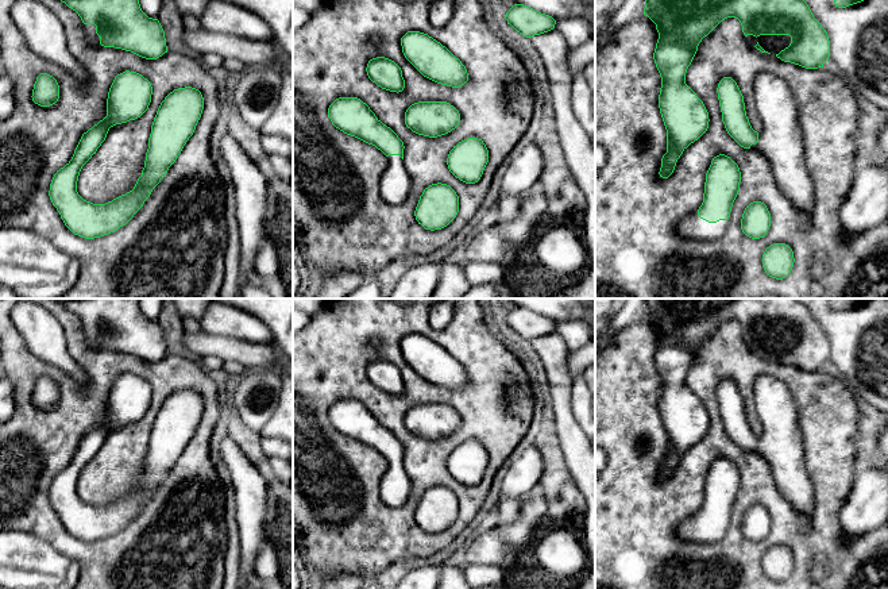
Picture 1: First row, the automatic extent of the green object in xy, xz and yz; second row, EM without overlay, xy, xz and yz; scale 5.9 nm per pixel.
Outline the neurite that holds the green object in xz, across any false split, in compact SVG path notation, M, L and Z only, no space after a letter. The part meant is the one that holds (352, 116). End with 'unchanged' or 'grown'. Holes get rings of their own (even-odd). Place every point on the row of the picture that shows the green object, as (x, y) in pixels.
M339 97L328 108L332 124L347 135L375 146L389 159L379 189L385 201L402 204L410 192L410 177L404 162L404 142L358 97Z; grown

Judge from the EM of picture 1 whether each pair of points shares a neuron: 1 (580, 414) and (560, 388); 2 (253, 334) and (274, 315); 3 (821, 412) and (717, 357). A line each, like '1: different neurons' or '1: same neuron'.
1: different neurons
2: different neurons
3: same neuron

